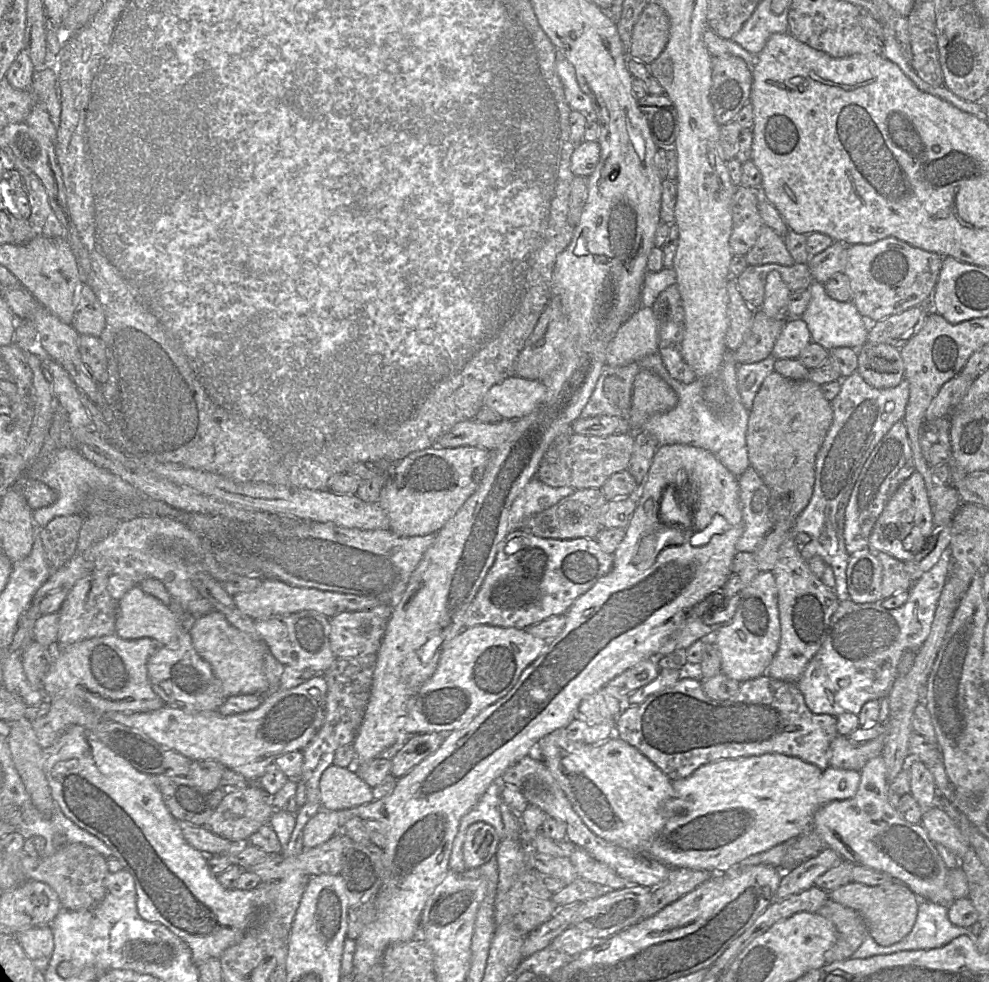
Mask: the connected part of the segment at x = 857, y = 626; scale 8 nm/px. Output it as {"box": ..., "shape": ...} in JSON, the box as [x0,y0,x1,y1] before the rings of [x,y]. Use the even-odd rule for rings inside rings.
{"box":[796,548,952,717],"shape":[[[947,548],[939,561],[913,583],[908,601],[897,609],[885,609],[880,602],[840,602],[830,620],[823,645],[796,683],[812,713],[834,717],[845,712],[858,715],[867,701],[886,697],[885,691],[877,687],[875,674],[886,663],[897,667],[905,651],[918,651],[922,647],[930,634],[939,597],[951,573],[951,565],[952,554]],[[842,678],[849,680],[848,686],[844,688],[838,684]]]}

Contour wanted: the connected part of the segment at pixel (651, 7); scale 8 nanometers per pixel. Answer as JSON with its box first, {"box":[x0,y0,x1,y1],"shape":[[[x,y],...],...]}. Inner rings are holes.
{"box":[628,1,669,65],"shape":[[[654,1],[649,2],[633,27],[628,57],[649,65],[664,50],[669,30],[666,12]]]}

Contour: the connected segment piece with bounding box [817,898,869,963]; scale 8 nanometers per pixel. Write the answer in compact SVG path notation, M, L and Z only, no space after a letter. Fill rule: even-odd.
M830 898L817 913L828 919L835 929L836 941L825 953L826 963L850 958L869 936L867 926L859 913Z

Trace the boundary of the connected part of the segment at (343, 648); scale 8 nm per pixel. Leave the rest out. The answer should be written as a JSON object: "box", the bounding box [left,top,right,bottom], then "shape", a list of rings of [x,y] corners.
{"box":[330,604,393,659],"shape":[[[393,604],[370,610],[343,612],[330,619],[330,647],[337,659],[376,654],[380,648]]]}

